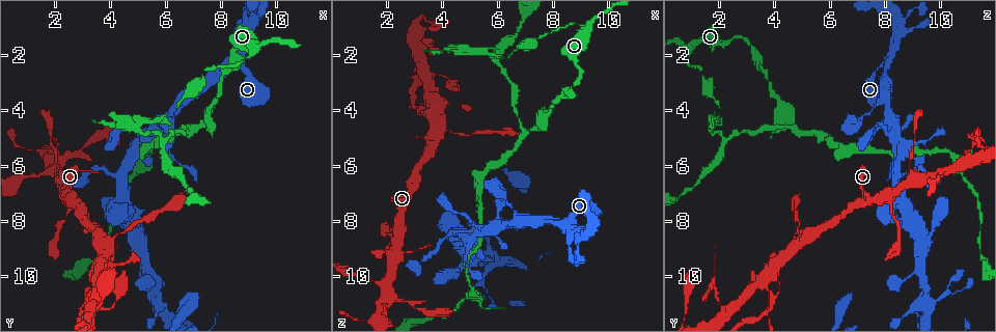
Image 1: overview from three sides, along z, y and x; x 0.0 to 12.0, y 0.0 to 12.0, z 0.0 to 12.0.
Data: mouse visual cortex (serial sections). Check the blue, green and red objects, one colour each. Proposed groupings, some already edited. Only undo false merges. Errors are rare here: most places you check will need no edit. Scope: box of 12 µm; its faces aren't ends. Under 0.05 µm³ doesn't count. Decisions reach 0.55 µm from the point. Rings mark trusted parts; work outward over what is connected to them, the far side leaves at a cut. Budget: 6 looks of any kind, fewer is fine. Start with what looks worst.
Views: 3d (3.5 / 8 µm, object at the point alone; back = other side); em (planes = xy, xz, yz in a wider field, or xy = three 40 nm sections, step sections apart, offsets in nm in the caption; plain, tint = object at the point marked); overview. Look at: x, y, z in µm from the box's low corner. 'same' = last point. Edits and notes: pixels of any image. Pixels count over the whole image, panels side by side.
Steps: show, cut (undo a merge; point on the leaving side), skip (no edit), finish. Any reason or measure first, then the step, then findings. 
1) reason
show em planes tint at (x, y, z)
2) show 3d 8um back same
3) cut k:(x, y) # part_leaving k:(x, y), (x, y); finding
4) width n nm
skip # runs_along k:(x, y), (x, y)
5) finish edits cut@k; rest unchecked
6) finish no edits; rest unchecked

thin neck
show 3d 8um at (8.8, 2.1, 0.9)

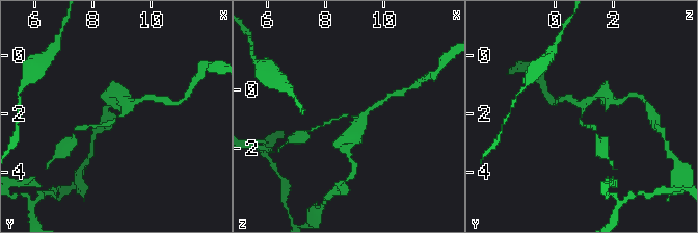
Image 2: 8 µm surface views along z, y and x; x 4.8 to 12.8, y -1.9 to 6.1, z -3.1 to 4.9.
arm_widths 150, 300 nm
show em xy step 3 tint at (8.8, 2.2, 0.8)

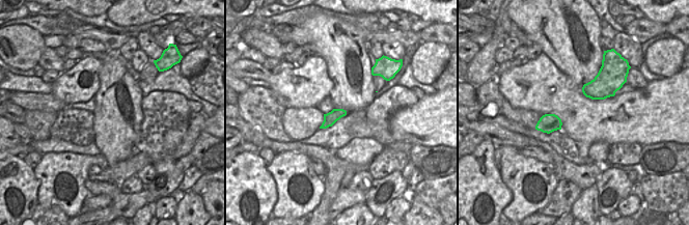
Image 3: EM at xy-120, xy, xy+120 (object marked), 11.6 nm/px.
skip # runs_along 2:(125, 99), (129, 107), (112, 122), (89, 126); all the same cell

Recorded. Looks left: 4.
sharp bend
show 3d 3.5um at (8.9, 1.3, 2.8)

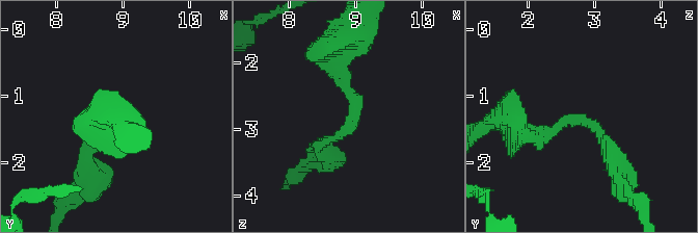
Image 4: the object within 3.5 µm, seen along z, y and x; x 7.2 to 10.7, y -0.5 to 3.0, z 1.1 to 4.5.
skip # runs_along 4:(527, 133), (588, 121), (617, 169); one cell here

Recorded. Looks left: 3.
sharp bend
show 3d 3.5um at (7.1, 4.8, 4.7)

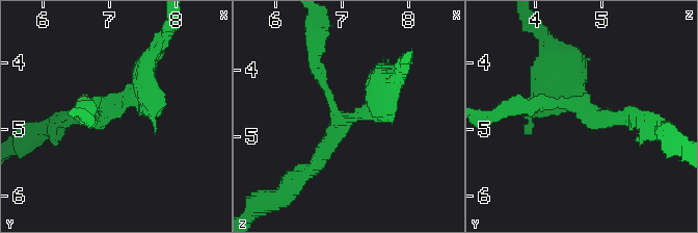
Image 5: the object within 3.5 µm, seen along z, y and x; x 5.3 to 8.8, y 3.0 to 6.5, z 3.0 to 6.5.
arms 3; arm_widths 150, 200, 300 nm; shape alone is not enough
show em xy step 2 tint at (7.05, 4.70, 4.80)

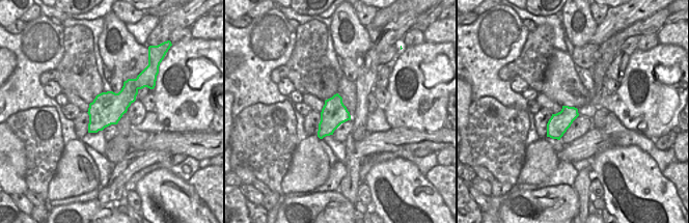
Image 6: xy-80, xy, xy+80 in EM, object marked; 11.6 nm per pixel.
skip # runs_along 5:(376, 92), (302, 175); all the same cell

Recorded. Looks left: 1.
finish no edits; rest unchecked

